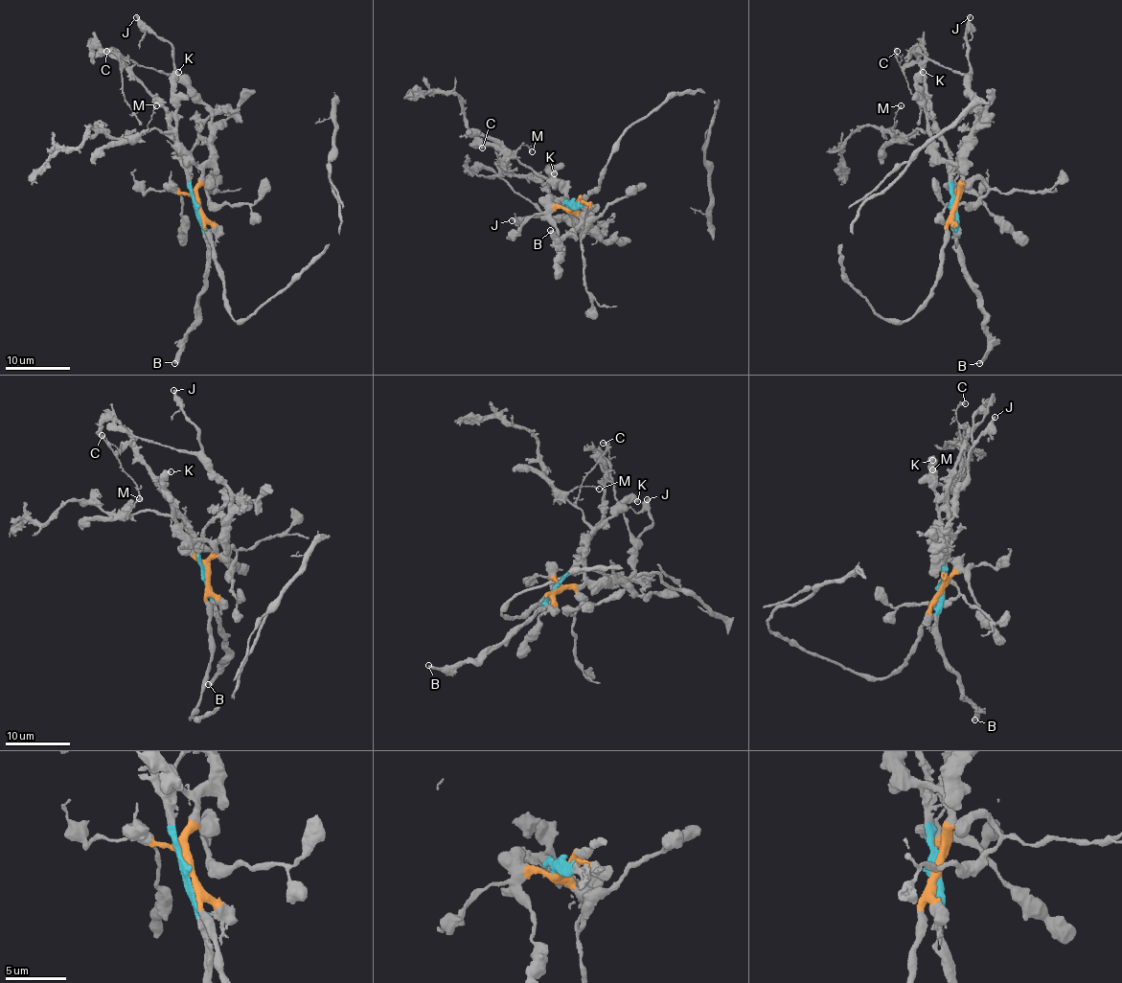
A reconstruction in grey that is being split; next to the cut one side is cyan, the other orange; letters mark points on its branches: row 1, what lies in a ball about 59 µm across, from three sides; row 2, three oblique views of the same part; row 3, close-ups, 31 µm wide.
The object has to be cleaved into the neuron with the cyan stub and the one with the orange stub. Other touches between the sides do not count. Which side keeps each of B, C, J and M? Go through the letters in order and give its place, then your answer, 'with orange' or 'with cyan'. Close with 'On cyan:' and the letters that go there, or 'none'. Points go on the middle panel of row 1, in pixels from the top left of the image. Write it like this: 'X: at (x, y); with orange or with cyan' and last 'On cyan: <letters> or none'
B: at (550, 230); with cyan
C: at (482, 148); with cyan
J: at (512, 220); with orange
M: at (532, 151); with orange
On cyan: B, C

